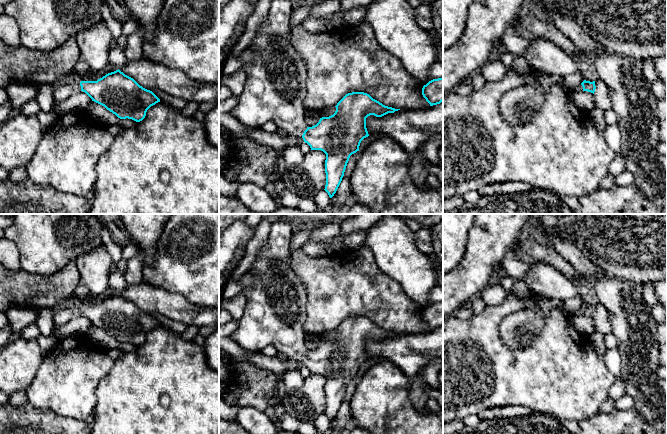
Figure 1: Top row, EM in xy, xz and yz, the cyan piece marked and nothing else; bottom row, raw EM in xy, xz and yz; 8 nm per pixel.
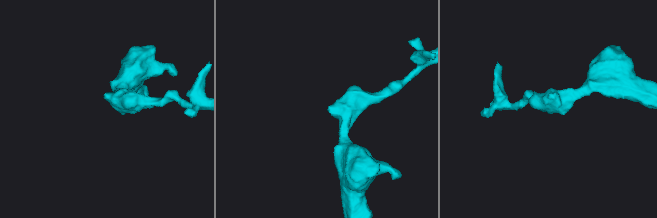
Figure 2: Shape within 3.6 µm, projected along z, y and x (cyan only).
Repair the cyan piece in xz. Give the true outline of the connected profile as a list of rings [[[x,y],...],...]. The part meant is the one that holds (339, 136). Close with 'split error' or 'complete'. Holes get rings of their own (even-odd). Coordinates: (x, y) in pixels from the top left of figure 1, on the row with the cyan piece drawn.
[[[271,0],[267,20],[250,45],[250,48],[257,51],[250,65],[239,58],[227,56],[224,59],[222,67],[224,75],[237,71],[243,71],[246,75],[238,104],[229,114],[242,124],[253,128],[260,128],[268,121],[275,121],[278,129],[285,135],[301,136],[311,150],[323,151],[326,154],[324,190],[332,198],[342,181],[350,156],[359,151],[361,141],[369,136],[366,118],[370,115],[382,117],[400,109],[385,106],[367,93],[352,92],[337,103],[333,115],[322,117],[316,125],[308,127],[304,119],[306,110],[303,105],[307,94],[307,67],[291,43],[290,25],[295,7],[296,3],[293,0]]]; split error

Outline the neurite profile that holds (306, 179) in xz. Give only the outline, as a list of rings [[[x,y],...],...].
[[[311,150],[304,154],[303,161],[289,167],[282,174],[277,175],[287,190],[301,198],[311,199],[325,189],[326,154],[321,150]]]

